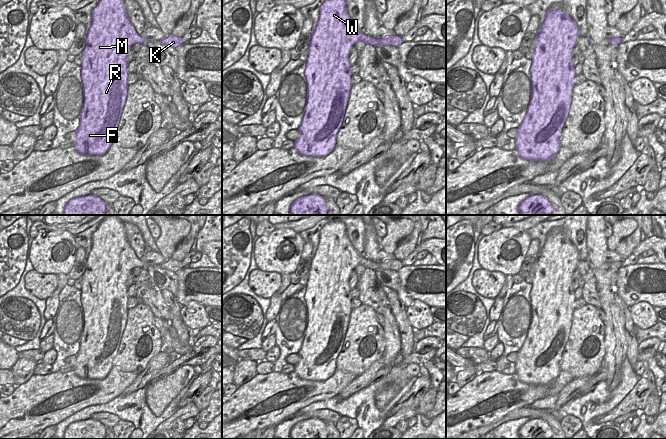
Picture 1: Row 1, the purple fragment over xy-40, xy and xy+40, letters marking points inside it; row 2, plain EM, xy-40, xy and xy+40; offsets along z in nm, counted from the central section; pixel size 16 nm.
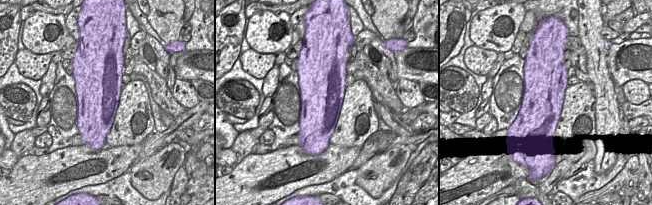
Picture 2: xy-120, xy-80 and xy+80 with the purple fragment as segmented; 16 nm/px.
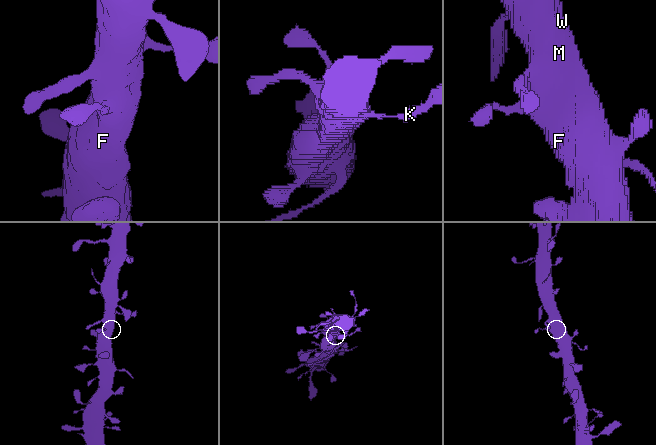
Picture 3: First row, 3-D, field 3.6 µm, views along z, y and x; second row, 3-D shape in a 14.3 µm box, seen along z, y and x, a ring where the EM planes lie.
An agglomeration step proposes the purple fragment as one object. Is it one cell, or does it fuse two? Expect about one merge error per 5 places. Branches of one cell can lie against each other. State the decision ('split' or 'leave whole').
leave whole

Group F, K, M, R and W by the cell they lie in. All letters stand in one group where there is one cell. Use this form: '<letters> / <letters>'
F K M R W

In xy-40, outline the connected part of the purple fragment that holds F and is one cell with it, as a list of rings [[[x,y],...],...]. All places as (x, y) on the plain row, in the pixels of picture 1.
[[[114,215],[104,218],[98,229],[92,234],[92,247],[89,252],[86,270],[82,275],[81,304],[83,307],[84,327],[80,341],[80,349],[76,356],[74,372],[80,378],[104,379],[112,369],[112,361],[117,354],[123,331],[127,321],[128,287],[126,281],[129,272],[135,268],[147,269],[148,264],[143,263],[131,248],[124,230],[124,225]]]

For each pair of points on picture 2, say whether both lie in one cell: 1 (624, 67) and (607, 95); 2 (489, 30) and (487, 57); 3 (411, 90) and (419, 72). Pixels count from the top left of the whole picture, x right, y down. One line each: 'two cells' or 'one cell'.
1: two cells
2: two cells
3: two cells

